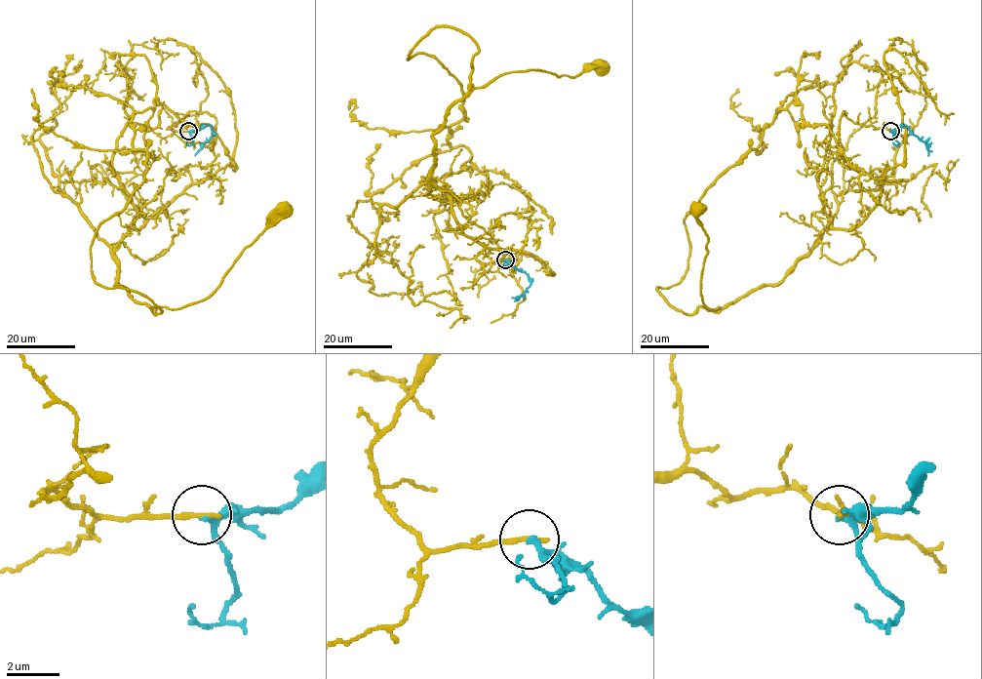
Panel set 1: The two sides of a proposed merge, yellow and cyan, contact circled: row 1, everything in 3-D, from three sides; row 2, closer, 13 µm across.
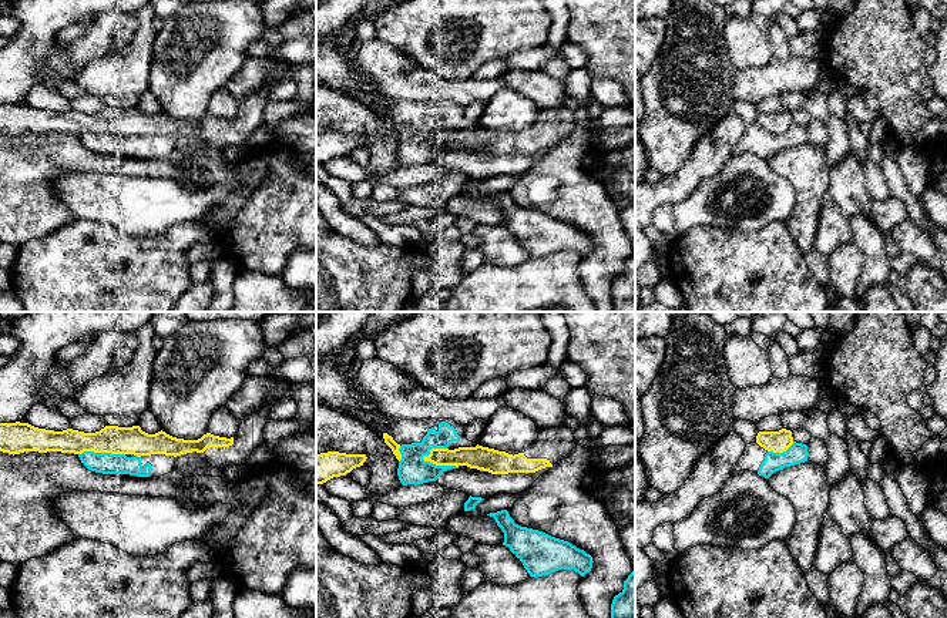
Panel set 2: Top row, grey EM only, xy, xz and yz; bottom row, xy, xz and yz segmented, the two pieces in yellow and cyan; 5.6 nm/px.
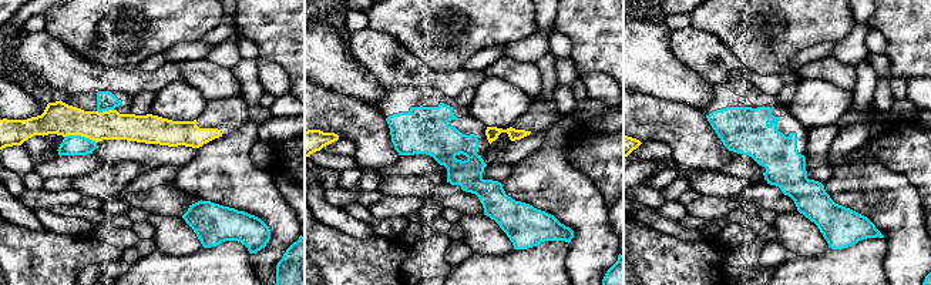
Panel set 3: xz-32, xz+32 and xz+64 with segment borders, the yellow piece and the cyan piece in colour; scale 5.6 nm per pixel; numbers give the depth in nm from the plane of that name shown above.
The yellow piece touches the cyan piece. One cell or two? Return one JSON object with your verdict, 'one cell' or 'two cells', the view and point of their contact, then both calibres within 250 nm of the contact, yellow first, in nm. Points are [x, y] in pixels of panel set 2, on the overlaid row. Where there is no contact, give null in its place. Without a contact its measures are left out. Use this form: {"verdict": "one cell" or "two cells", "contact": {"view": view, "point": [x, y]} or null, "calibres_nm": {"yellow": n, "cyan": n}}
{"verdict": "two cells", "contact": {"view": "xz", "point": [440, 464]}, "calibres_nm": {"yellow": 130, "cyan": 160}}

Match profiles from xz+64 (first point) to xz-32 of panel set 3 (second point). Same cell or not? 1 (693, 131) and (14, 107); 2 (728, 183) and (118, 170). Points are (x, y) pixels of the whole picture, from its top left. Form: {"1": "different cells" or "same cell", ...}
{"1": "same cell", "2": "same cell"}

